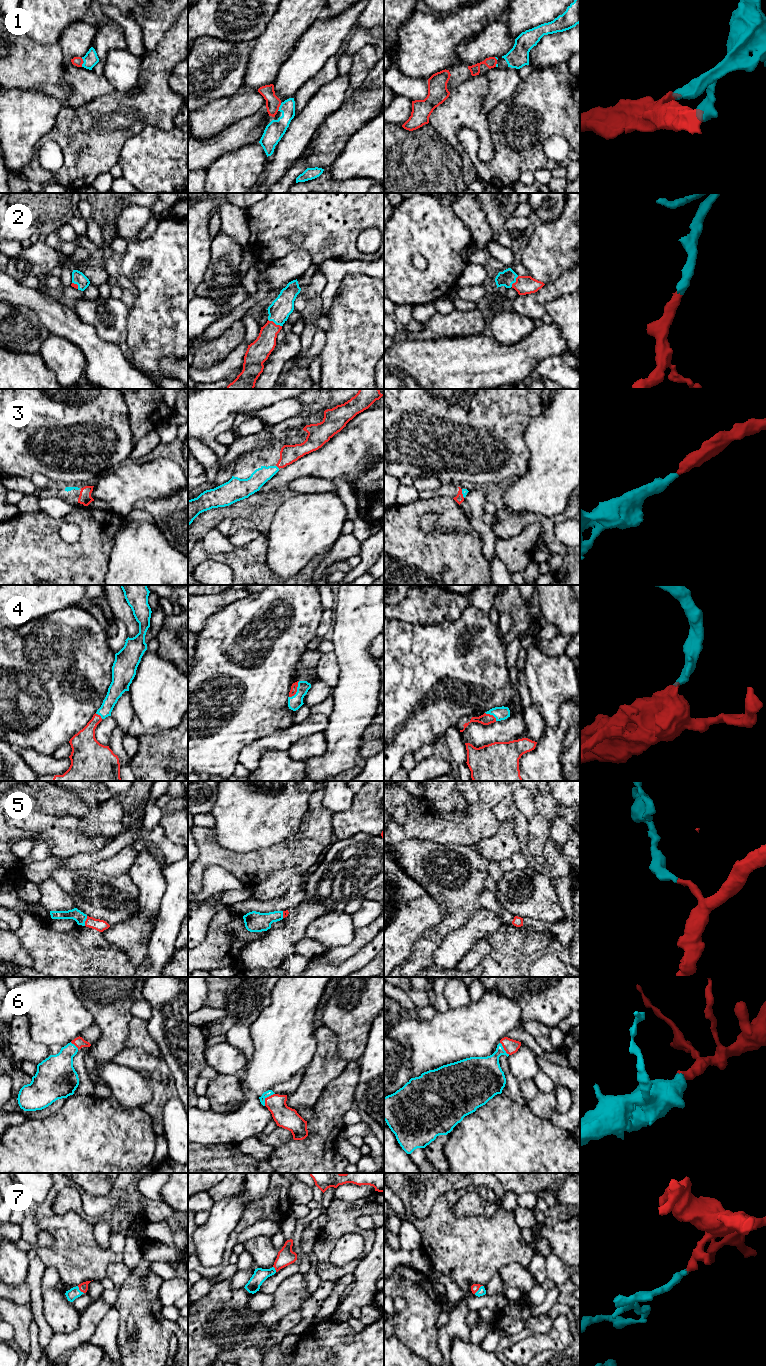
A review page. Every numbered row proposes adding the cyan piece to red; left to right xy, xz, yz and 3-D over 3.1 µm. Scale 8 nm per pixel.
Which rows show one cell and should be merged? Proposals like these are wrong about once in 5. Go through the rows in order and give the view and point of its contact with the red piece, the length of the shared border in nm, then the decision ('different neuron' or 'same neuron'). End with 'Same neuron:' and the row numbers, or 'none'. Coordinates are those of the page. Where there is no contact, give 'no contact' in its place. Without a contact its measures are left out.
1: xz (279, 106) | 70 nm | same neuron
2: xz (274, 323) | 130 nm | same neuron
3: xz (278, 467) | 40 nm | same neuron
4: xz (296, 690) | 160 nm | same neuron
5: xy (85, 921) | 80 nm | same neuron
6: xz (266, 1098) | 130 nm | same neuron
7: yz (478, 1289) | 100 nm | same neuron
Same neuron: 1, 2, 3, 4, 5, 6, 7

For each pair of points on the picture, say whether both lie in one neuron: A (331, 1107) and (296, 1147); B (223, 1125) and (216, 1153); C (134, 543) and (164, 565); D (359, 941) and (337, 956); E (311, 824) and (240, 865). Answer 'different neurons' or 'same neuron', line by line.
A: same neuron
B: different neurons
C: same neuron
D: same neuron
E: same neuron

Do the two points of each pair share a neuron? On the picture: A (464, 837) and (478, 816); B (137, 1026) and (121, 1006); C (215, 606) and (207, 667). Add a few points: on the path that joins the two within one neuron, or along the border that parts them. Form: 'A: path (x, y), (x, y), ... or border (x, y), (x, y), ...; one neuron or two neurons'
A: path (464, 832), (473, 821); one neuron
B: border (132, 1016), (129, 1022), (129, 1035), (125, 1041); two neurons
C: border (234, 601), (212, 614), (199, 631); two neurons

